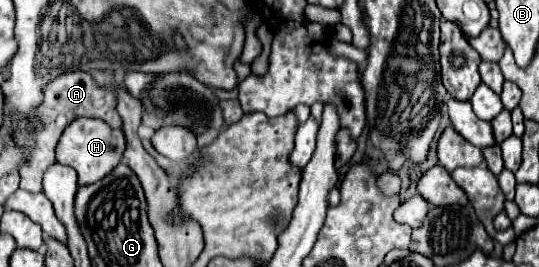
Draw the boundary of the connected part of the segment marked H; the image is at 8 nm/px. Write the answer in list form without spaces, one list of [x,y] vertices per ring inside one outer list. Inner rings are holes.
[[[78,117],[64,129],[56,149],[56,157],[58,163],[76,169],[78,185],[90,185],[90,181],[100,181],[100,177],[108,175],[120,163],[124,149],[126,145],[124,145],[122,129],[110,129],[102,119]]]

